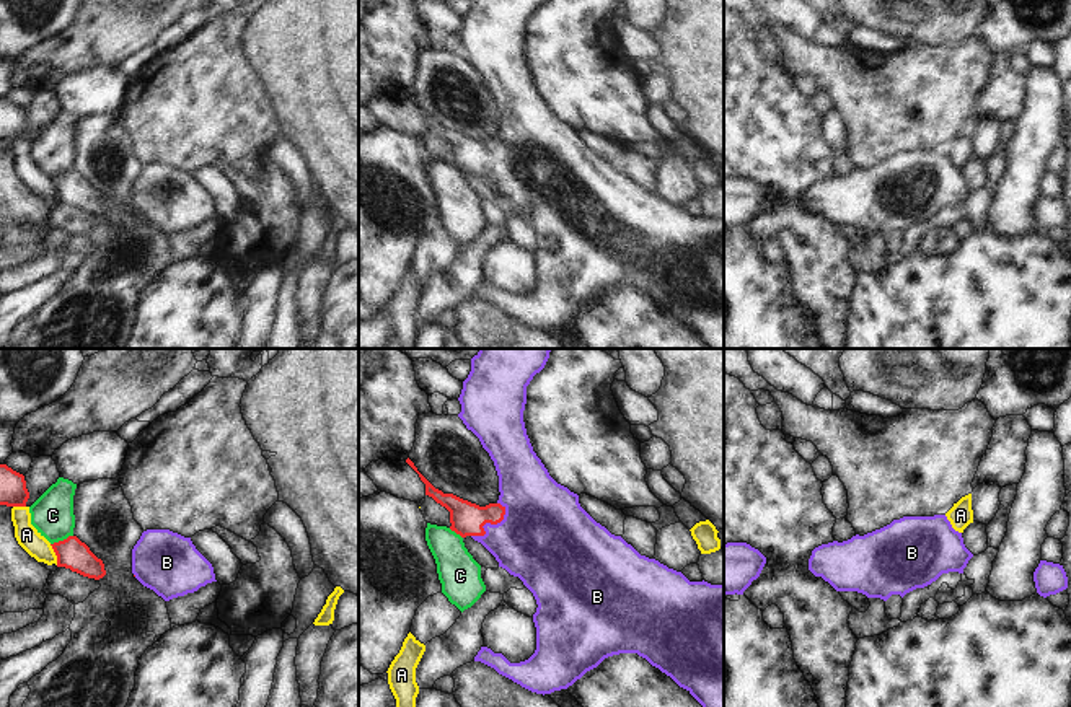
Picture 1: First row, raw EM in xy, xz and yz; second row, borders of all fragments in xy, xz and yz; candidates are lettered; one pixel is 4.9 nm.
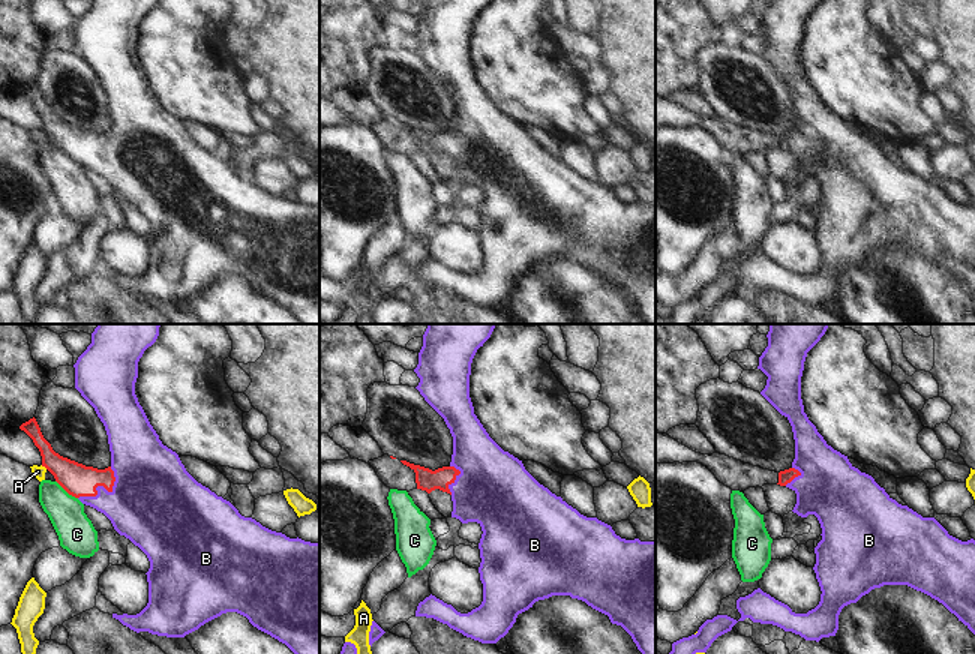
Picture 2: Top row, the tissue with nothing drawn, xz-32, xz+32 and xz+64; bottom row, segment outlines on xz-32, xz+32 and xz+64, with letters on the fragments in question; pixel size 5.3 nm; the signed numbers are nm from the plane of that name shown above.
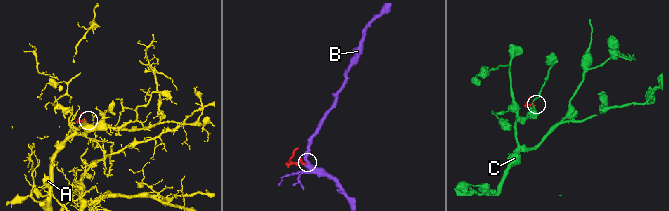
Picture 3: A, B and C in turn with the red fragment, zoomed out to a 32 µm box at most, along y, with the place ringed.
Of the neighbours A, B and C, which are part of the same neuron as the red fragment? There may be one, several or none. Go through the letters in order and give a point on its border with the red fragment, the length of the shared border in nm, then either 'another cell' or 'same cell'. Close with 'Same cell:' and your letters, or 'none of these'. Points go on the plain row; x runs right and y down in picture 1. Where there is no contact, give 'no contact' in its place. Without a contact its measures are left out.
A: xy (56, 189) | 110 nm | another cell
B: xz (488, 157) | 220 nm | same cell
C: xy (61, 176) | 120 nm | another cell
Same cell: B

